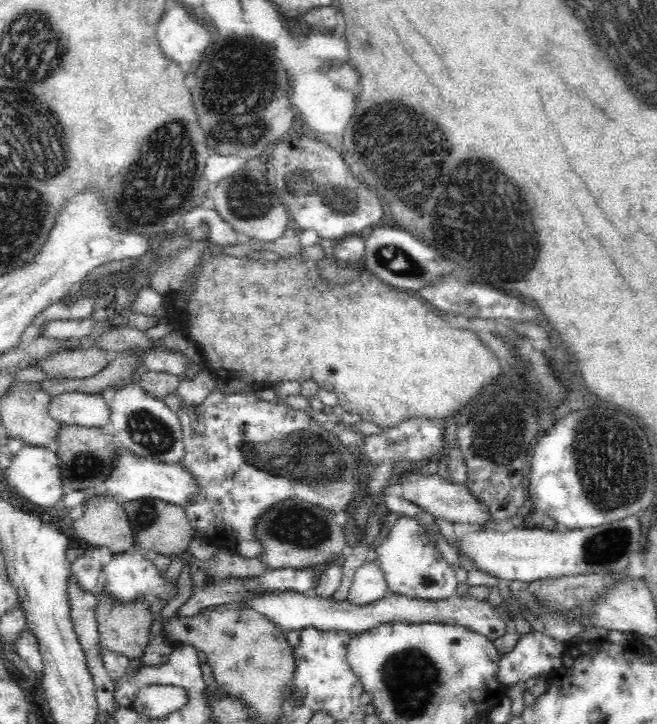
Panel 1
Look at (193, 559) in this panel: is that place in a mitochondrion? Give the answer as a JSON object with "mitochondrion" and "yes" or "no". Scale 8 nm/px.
{"mitochondrion":"no"}

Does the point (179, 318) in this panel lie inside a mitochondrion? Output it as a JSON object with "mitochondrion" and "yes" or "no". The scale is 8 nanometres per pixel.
{"mitochondrion":"no"}

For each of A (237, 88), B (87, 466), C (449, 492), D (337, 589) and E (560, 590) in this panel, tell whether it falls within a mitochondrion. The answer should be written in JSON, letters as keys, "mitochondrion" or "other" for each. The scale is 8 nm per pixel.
{"A":"mitochondrion","B":"mitochondrion","C":"other","D":"other","E":"other"}

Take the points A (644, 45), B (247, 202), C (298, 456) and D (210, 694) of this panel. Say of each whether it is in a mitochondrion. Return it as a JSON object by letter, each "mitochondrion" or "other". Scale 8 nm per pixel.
{"A":"mitochondrion","B":"mitochondrion","C":"mitochondrion","D":"other"}

